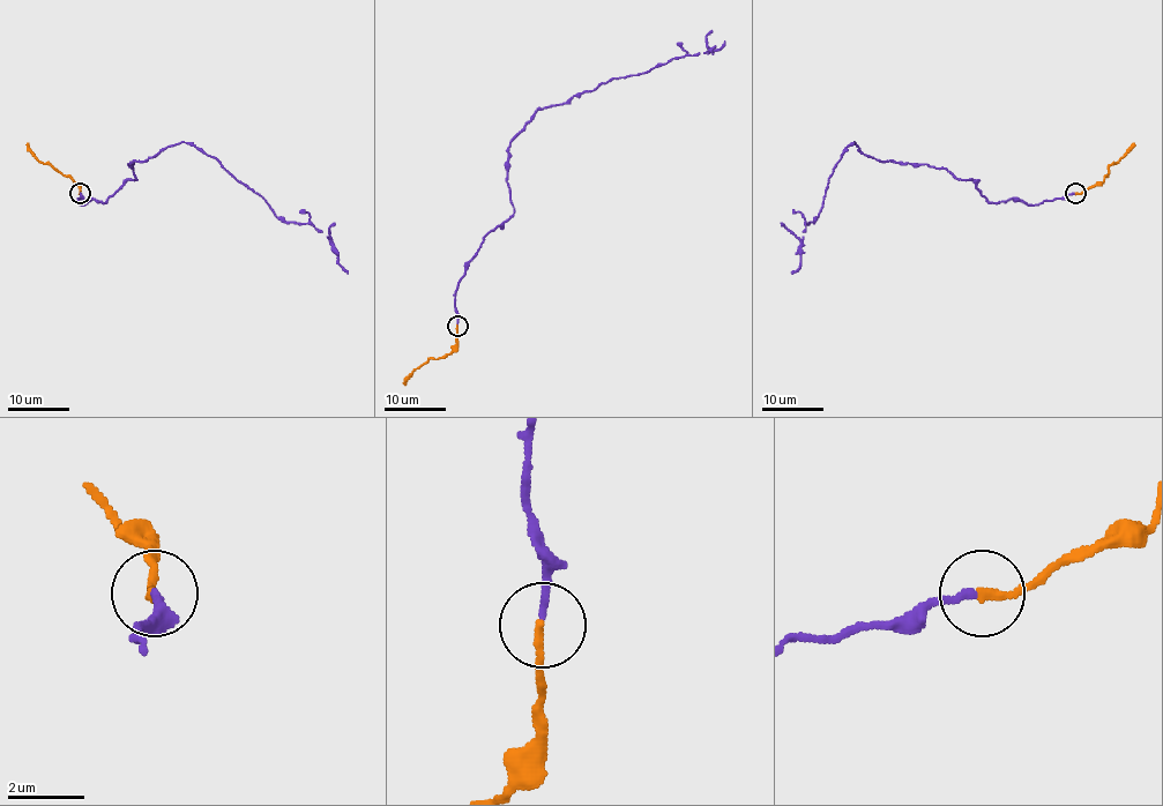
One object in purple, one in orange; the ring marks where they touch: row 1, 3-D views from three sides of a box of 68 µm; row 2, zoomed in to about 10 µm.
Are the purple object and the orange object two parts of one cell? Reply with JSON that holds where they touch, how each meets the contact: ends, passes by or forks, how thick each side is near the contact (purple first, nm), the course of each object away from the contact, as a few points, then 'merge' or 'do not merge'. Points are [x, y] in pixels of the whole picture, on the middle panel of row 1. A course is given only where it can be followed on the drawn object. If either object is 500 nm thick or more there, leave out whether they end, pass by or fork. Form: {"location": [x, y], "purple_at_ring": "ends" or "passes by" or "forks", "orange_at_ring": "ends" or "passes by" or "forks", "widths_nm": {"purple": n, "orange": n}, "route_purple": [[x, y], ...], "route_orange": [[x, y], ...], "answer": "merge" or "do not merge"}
{"location": [457, 326], "purple_at_ring": "ends", "orange_at_ring": "ends", "widths_nm": {"purple": 180, "orange": 200}, "route_purple": [[457, 325], [454, 293], [468, 261], [513, 214], [509, 141], [530, 118], [612, 79], [716, 51], [725, 40]], "route_orange": [[457, 325], [454, 348], [445, 356], [429, 359], [403, 383]], "answer": "merge"}

